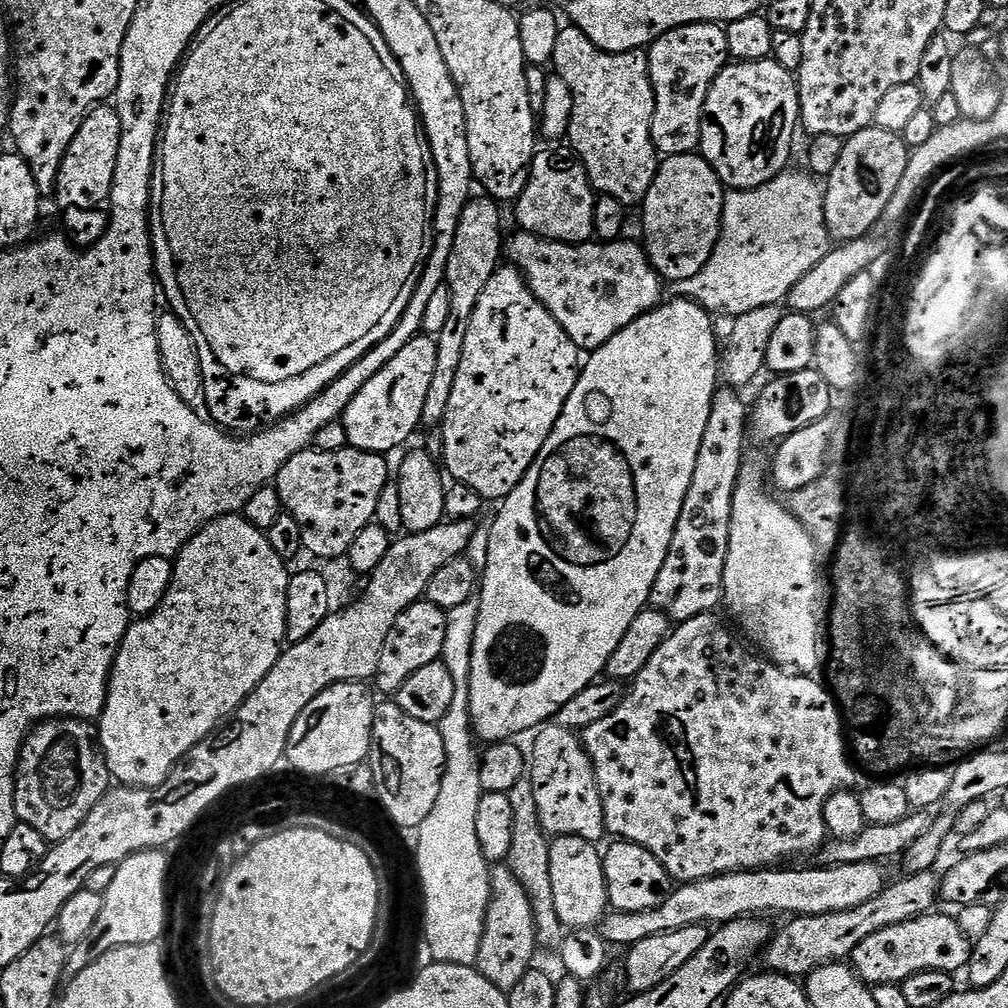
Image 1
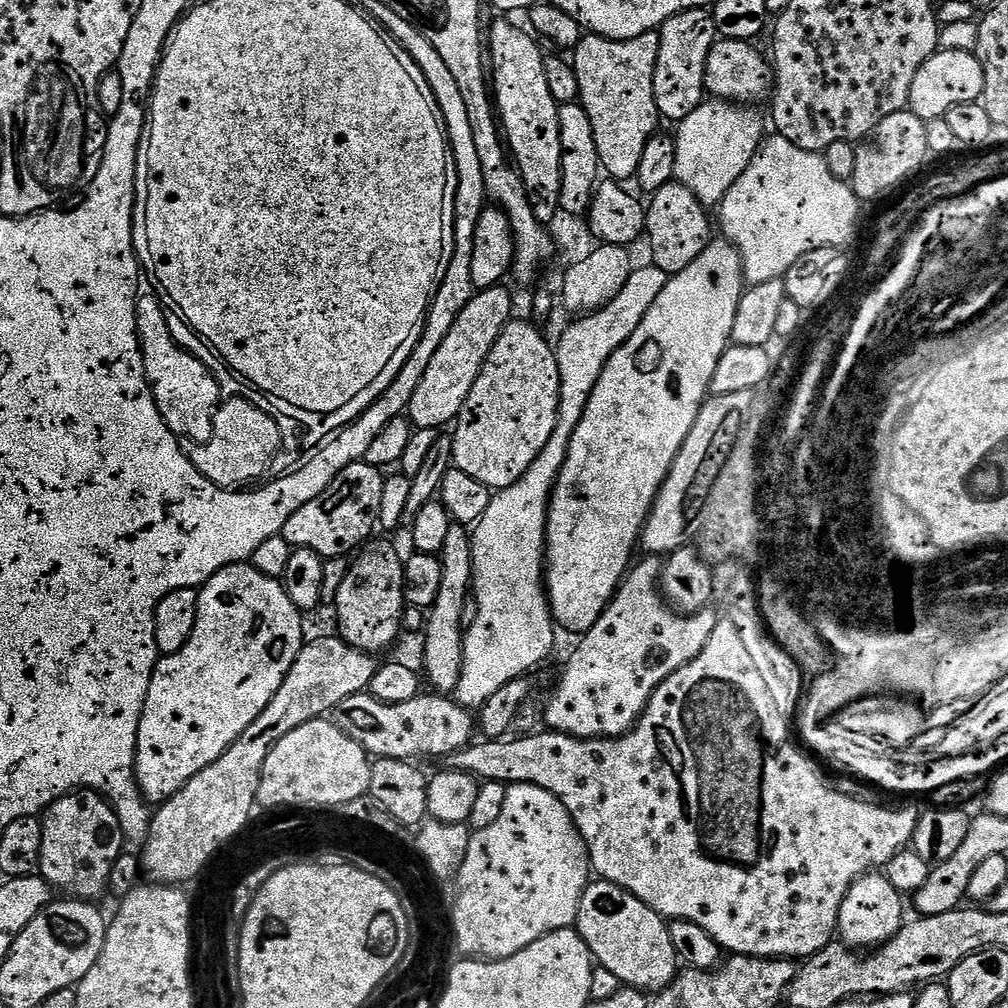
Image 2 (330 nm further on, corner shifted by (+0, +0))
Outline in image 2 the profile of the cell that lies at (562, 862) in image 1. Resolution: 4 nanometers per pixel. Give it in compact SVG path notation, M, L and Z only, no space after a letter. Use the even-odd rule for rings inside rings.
M596 878L589 883L582 894L574 927L592 951L593 961L599 967L610 970L621 985L638 988L645 994L658 994L670 987L672 979L678 974L678 957L674 942L670 942L665 917L609 880Z

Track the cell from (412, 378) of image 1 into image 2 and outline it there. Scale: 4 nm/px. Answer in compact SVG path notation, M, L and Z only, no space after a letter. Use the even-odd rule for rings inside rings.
M504 286L485 288L477 291L470 302L466 302L466 310L454 318L454 326L450 326L450 334L442 338L442 346L434 358L430 358L430 366L426 366L426 374L422 374L422 382L418 382L418 390L414 390L414 398L408 403L407 417L412 421L413 429L443 429L443 424L451 425L460 415L462 406L494 346L498 342L498 334L513 319L512 296Z

